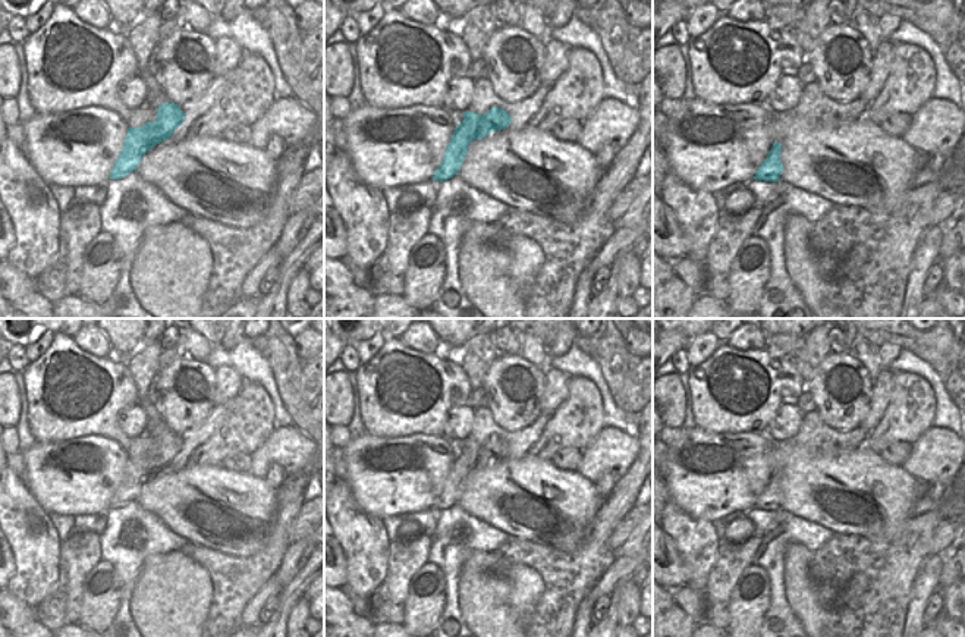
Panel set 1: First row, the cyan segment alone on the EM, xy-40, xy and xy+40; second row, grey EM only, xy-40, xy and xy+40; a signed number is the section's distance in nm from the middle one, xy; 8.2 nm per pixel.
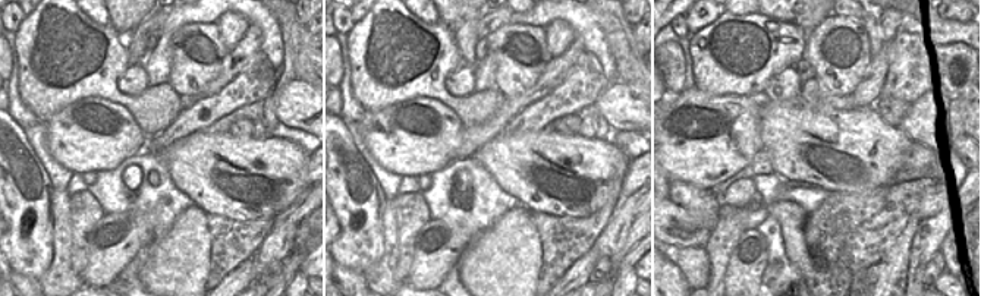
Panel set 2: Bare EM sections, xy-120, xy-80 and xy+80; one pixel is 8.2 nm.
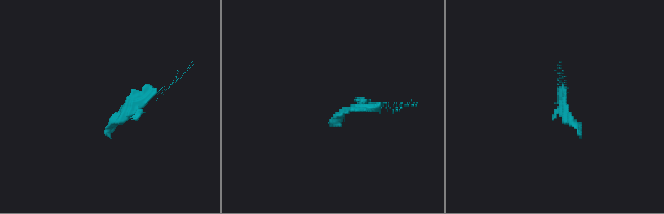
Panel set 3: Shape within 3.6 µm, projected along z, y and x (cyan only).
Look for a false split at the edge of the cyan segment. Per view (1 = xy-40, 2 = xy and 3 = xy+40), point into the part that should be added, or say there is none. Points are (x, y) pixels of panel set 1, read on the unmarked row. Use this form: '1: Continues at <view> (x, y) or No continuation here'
1: Continues at xy-40 (197, 436)
2: Continues at xy (521, 441)
3: No continuation here.

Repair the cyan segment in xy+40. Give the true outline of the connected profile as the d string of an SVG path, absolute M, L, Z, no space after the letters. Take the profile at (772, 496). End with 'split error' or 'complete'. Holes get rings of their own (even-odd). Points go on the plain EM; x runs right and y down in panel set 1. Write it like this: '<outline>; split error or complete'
M774 471L767 487L761 492L761 495L755 500L754 505L755 509L777 511L780 508L780 503L783 500L783 493L780 490L780 480L782 473Z; complete

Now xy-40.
M219 404L199 427L179 434L163 432L157 437L155 451L148 451L139 456L128 456L122 481L110 500L110 508L122 508L136 499L141 487L154 474L167 470L170 465L182 468L192 452L221 426L226 410L226 404Z; split error

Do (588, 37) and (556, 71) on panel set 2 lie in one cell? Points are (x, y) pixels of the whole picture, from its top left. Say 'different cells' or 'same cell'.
different cells

